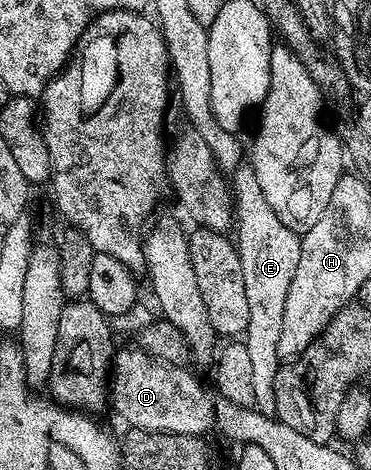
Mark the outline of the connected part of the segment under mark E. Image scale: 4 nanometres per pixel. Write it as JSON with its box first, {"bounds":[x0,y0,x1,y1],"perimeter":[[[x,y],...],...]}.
{"bounds":[233,164,301,416],"perimeter":[[[240,164],[233,171],[233,216],[237,221],[237,230],[239,226],[239,238],[237,237],[237,245],[241,256],[241,272],[245,276],[245,300],[249,300],[249,324],[247,325],[247,333],[245,341],[249,348],[249,364],[253,371],[253,396],[255,397],[255,406],[261,413],[271,416],[275,414],[275,398],[277,384],[275,381],[279,378],[279,365],[281,359],[279,357],[279,345],[281,344],[281,324],[285,324],[285,296],[289,292],[289,288],[293,284],[293,276],[297,272],[297,264],[301,256],[301,238],[295,231],[285,228],[285,224],[281,224],[281,220],[277,220],[277,214],[273,212],[273,208],[269,208],[269,200],[265,200],[265,196],[261,192],[261,184],[257,184],[257,176],[255,175],[255,167],[250,164]]]}

